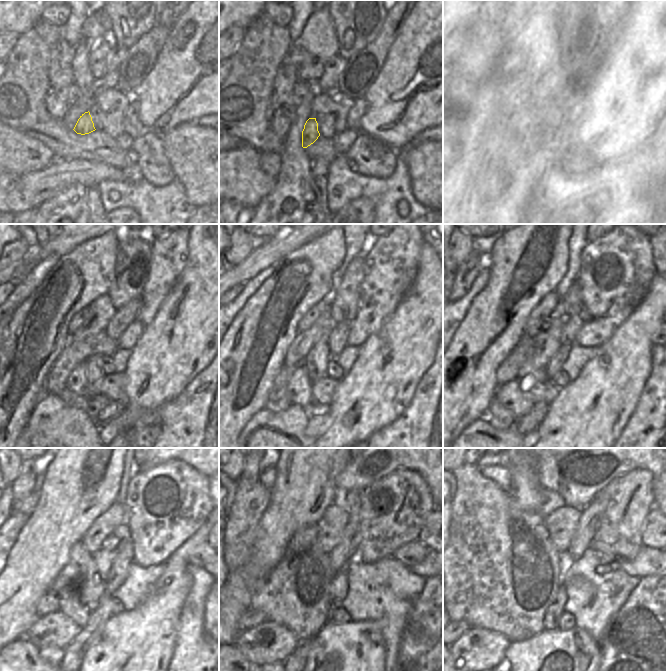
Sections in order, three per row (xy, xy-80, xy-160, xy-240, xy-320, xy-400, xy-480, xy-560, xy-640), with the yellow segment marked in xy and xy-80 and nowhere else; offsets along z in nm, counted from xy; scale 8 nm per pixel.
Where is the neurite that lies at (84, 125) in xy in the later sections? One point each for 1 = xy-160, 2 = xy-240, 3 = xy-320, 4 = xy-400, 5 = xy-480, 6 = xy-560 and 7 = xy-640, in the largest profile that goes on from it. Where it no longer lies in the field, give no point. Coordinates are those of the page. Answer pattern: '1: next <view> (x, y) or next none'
1: next xy-160 (529, 143)
2: next xy-240 (76, 381)
3: next xy-320 (299, 385)
4: next xy-400 (510, 395)
5: next xy-480 (56, 629)
6: next xy-560 (268, 642)
7: next xy-640 (477, 650)

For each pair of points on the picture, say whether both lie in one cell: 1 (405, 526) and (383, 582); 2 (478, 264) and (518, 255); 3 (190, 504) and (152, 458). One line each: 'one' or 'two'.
1: two
2: two
3: two

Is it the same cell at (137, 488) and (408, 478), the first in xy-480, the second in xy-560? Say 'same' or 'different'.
same

